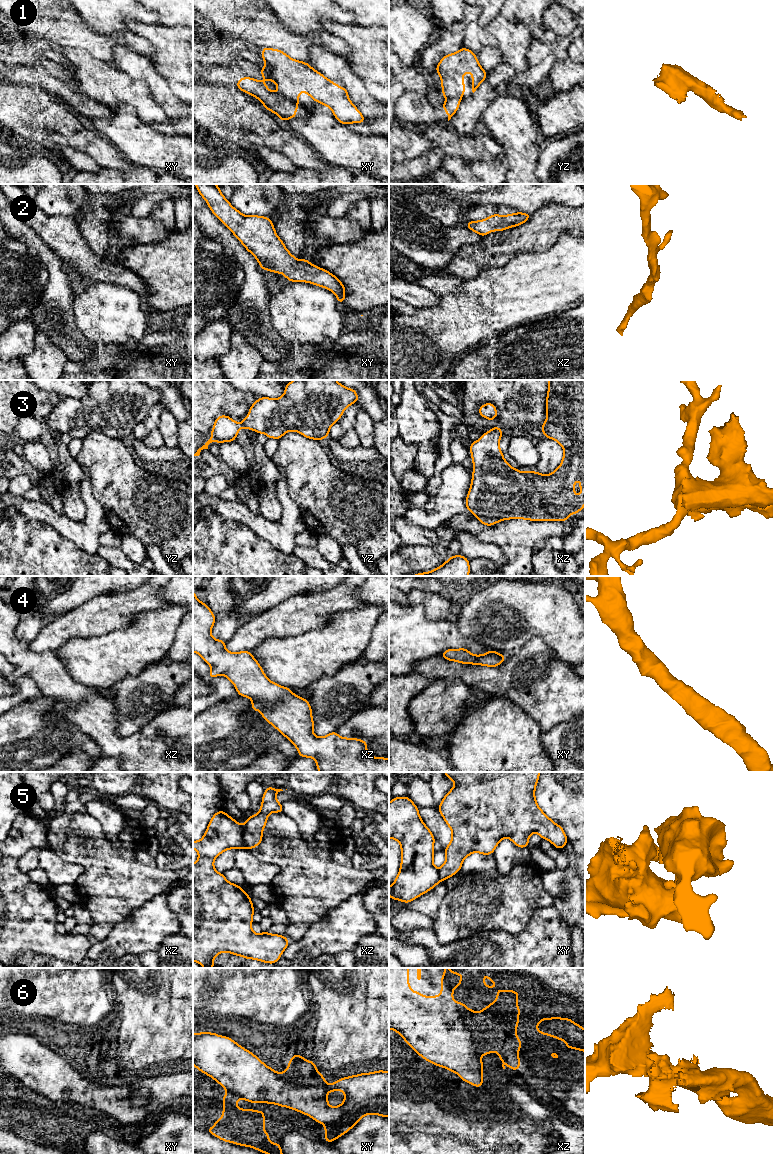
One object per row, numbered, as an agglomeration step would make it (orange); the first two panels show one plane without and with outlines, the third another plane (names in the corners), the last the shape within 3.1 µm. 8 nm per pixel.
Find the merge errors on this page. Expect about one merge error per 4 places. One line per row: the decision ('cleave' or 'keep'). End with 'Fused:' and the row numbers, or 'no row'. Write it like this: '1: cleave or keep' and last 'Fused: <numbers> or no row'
1: cleave
2: keep
3: keep
4: keep
5: cleave
6: keep
Fused: 1, 5

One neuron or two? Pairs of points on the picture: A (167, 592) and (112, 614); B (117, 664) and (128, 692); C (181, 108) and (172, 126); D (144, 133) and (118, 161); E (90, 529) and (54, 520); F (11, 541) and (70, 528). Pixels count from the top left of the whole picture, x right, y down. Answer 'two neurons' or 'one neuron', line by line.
A: two neurons
B: two neurons
C: two neurons
D: two neurons
E: one neuron
F: two neurons

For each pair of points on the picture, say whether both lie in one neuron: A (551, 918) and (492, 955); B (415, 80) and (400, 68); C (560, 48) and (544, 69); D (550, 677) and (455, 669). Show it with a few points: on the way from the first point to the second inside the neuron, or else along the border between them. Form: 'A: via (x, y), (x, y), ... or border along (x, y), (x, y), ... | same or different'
A: via (536, 931), (512, 955), (507, 955) | same
B: via (411, 77), (404, 72) | same
C: border along (554, 55), (548, 54), (538, 63), (531, 66) | different
D: via (526, 677), (479, 676) | same

